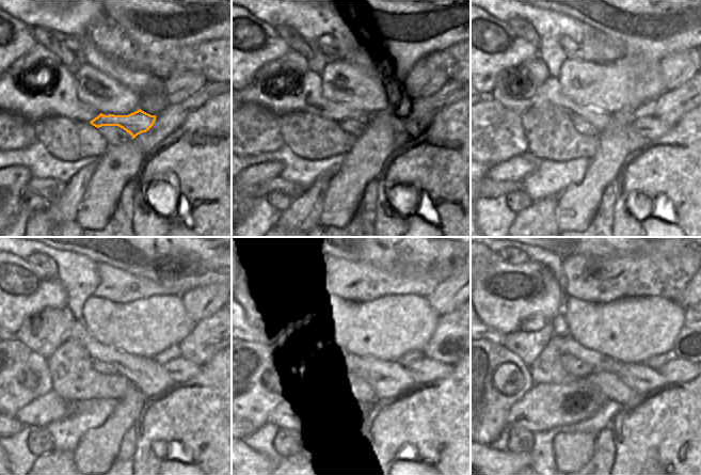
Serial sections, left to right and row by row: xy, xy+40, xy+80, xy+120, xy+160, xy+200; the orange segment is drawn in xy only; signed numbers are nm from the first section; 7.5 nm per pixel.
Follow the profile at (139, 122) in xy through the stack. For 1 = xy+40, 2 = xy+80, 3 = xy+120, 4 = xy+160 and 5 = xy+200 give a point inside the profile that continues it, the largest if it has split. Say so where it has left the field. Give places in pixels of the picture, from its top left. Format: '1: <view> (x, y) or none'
1: xy+40 (403, 132)
2: xy+80 (651, 128)
3: xy+120 (179, 369)
4: xy+160 (424, 370)
5: xy+200 (675, 370)

